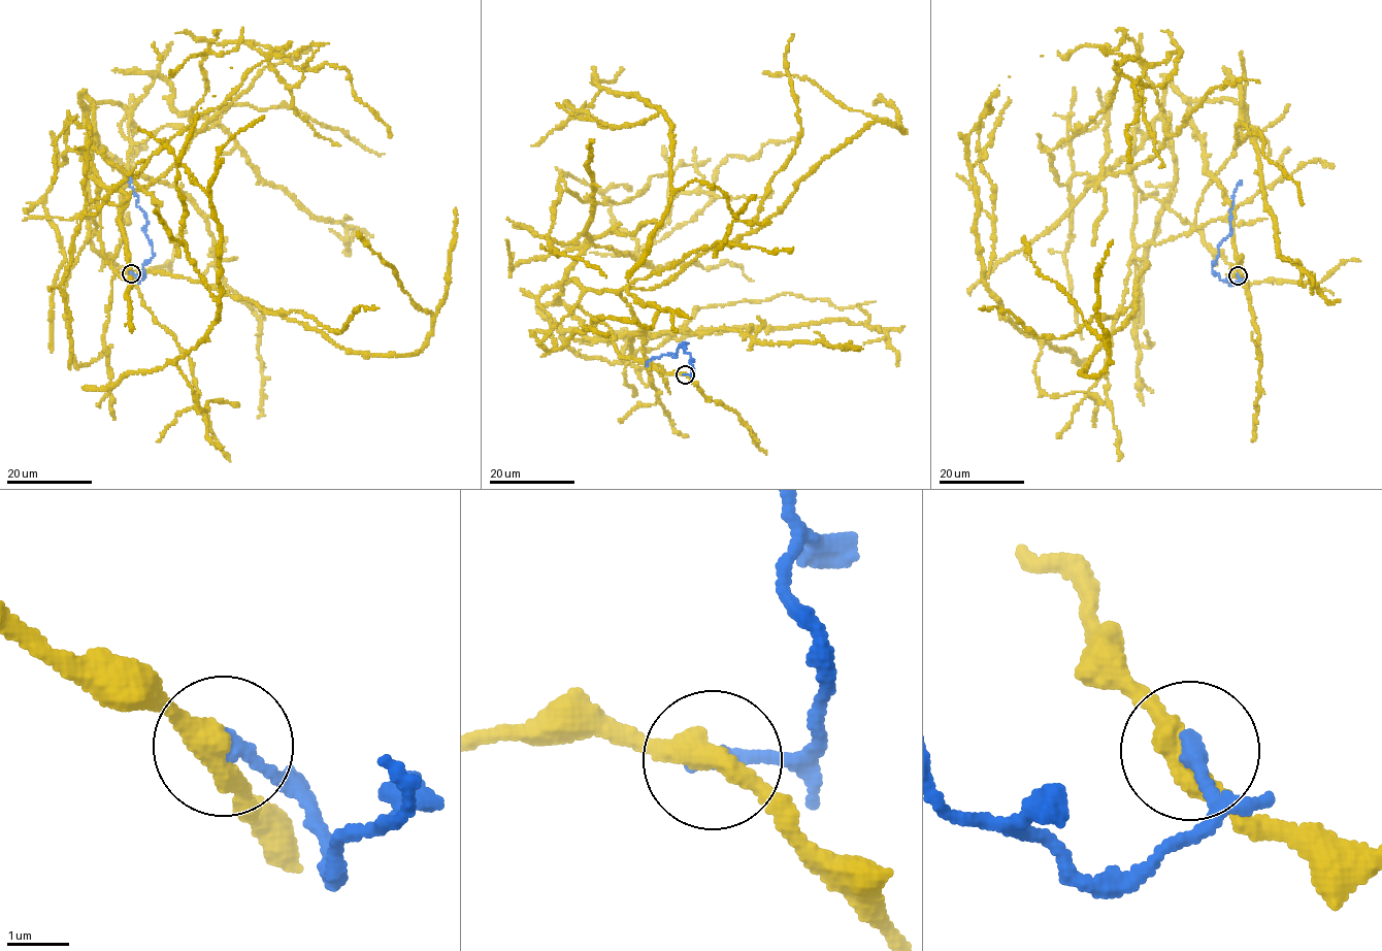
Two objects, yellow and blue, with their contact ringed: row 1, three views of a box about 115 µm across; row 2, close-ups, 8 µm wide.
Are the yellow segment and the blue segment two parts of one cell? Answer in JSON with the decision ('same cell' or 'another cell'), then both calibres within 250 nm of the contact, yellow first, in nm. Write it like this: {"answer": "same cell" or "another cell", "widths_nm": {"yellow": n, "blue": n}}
{"answer": "another cell", "widths_nm": {"yellow": 360, "blue": 300}}

